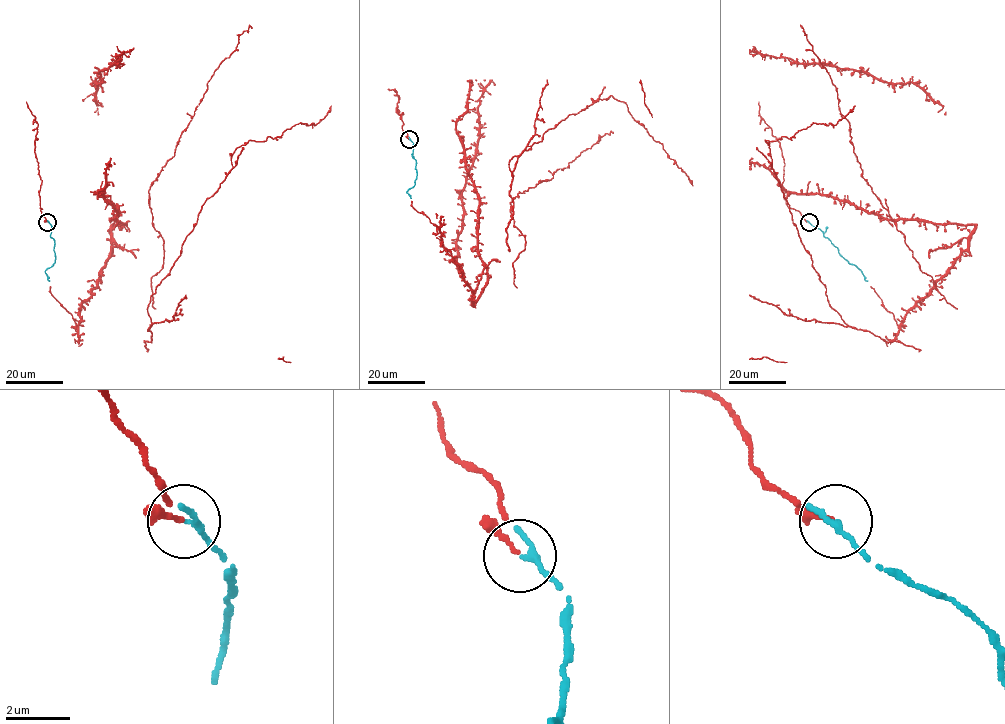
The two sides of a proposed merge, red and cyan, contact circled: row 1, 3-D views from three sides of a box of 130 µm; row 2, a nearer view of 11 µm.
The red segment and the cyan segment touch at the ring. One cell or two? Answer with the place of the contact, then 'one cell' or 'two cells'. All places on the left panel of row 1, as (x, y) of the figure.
(47, 222) | one cell

